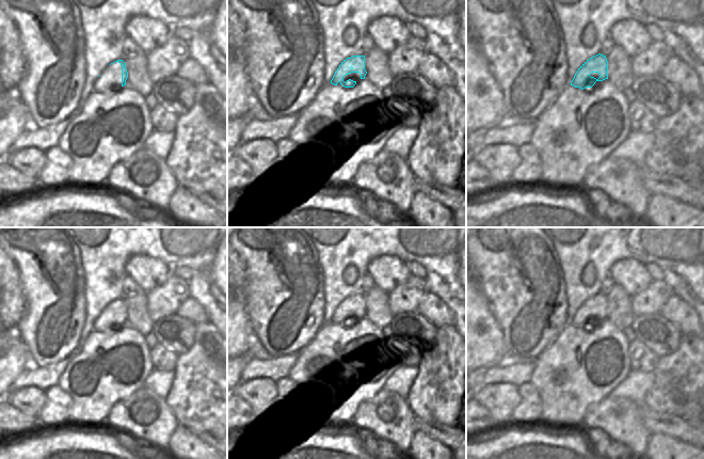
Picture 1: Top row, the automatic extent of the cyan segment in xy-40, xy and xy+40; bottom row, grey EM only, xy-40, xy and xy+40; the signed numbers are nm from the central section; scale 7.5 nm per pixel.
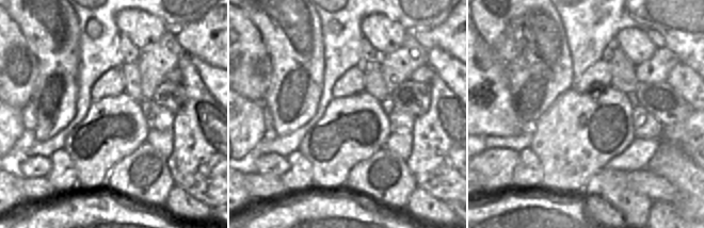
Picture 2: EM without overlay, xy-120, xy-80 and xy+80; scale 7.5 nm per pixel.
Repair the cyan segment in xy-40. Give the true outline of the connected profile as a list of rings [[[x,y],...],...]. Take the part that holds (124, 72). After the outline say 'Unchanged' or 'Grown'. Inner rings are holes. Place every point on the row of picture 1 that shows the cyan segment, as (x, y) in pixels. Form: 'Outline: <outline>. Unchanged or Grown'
Outline: [[[117,60],[107,66],[95,80],[94,92],[99,94],[116,92],[126,85],[127,78],[126,63],[123,60]]]. Grown

